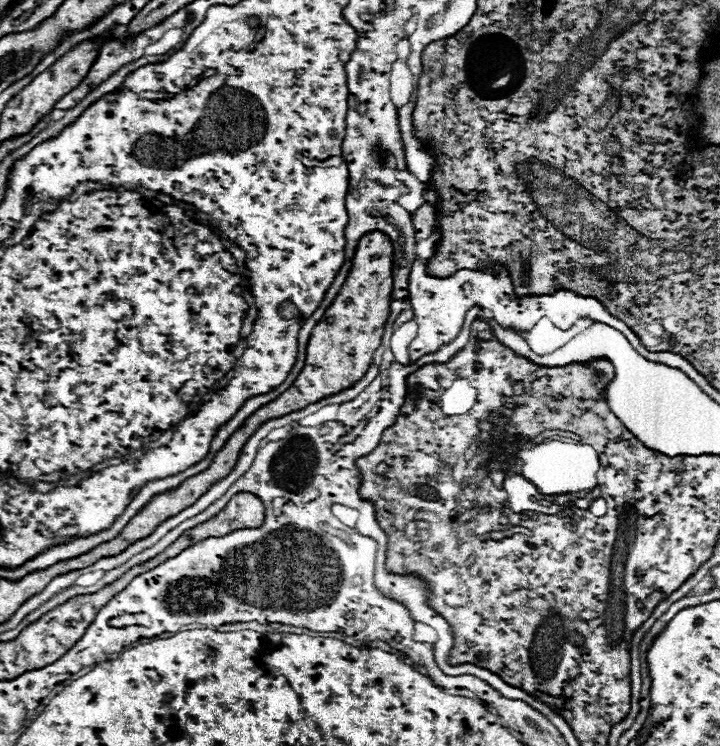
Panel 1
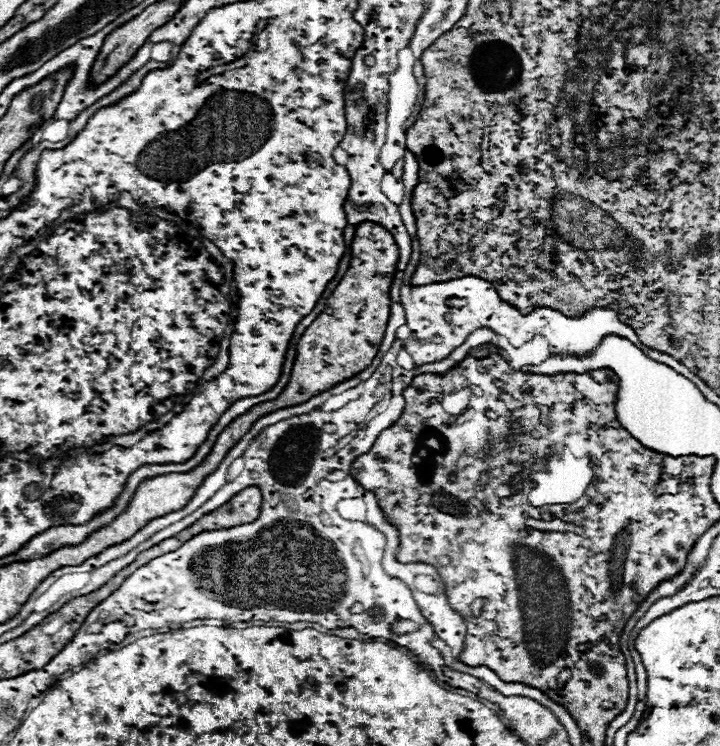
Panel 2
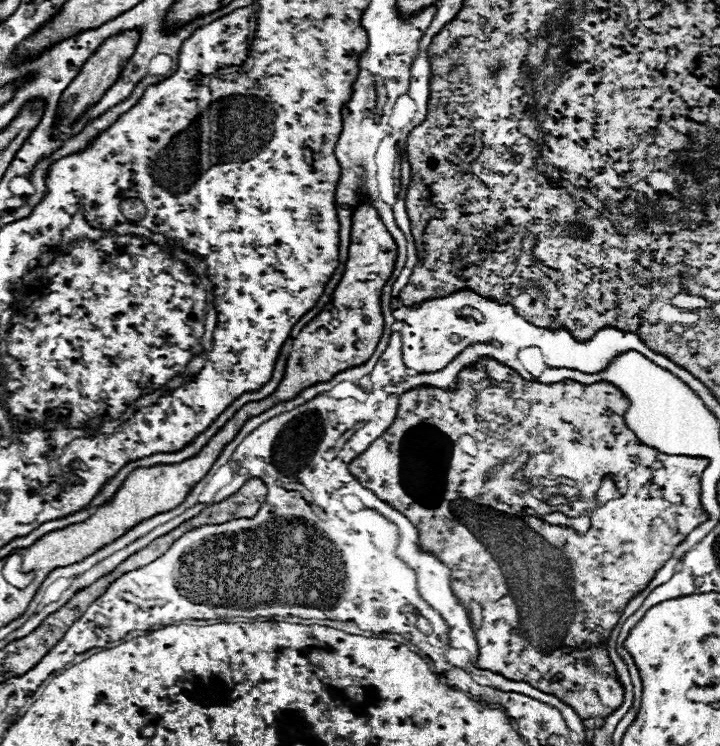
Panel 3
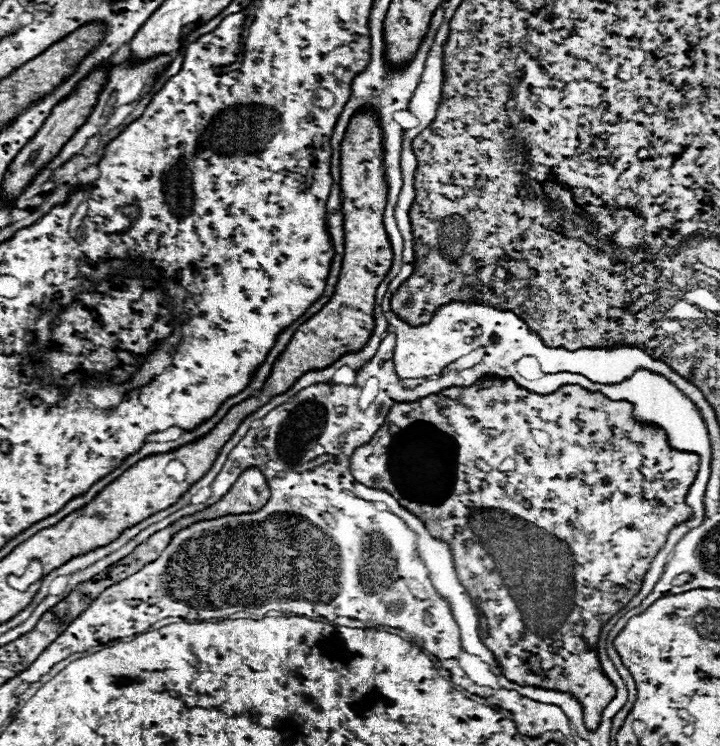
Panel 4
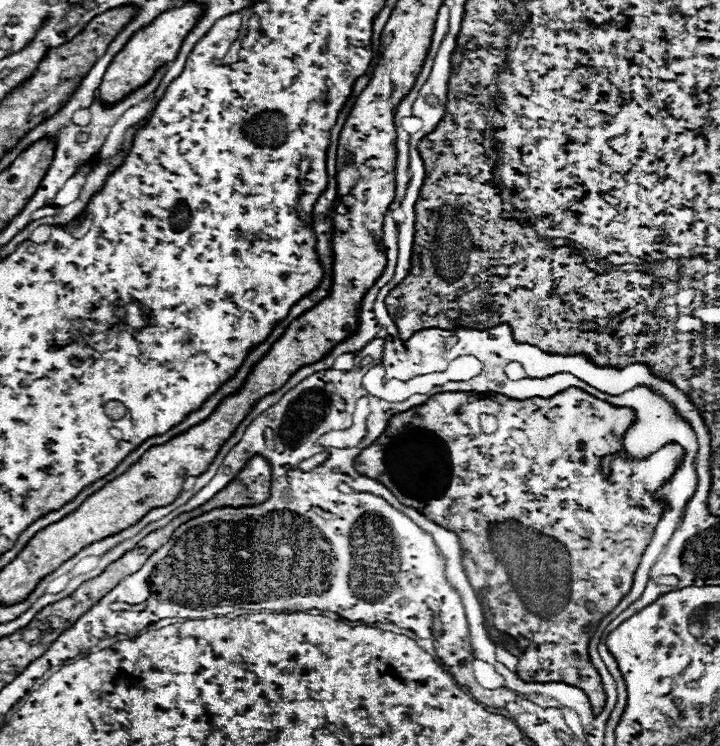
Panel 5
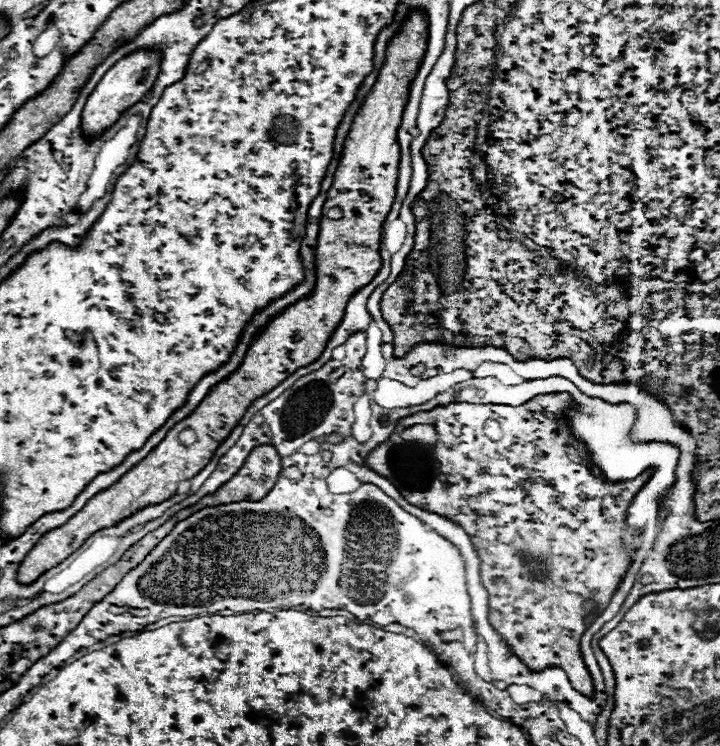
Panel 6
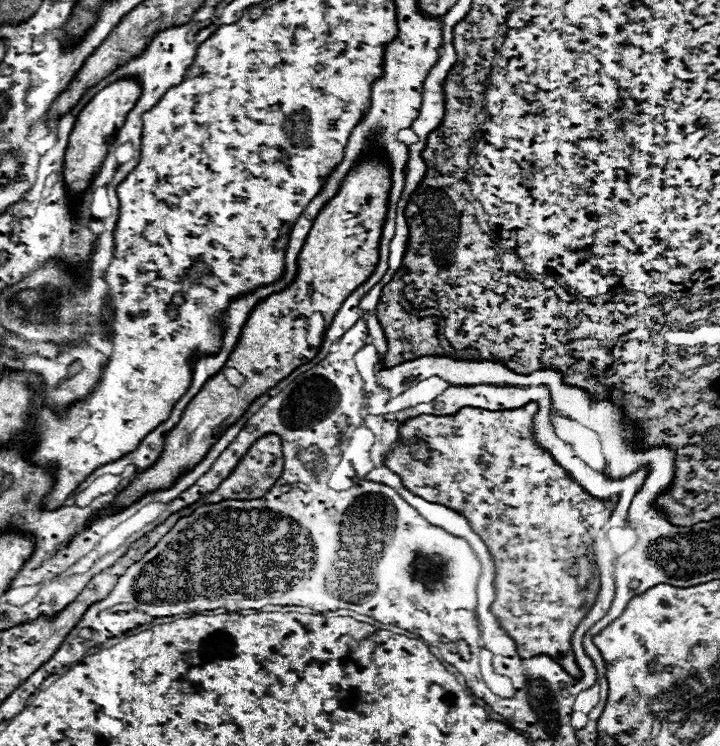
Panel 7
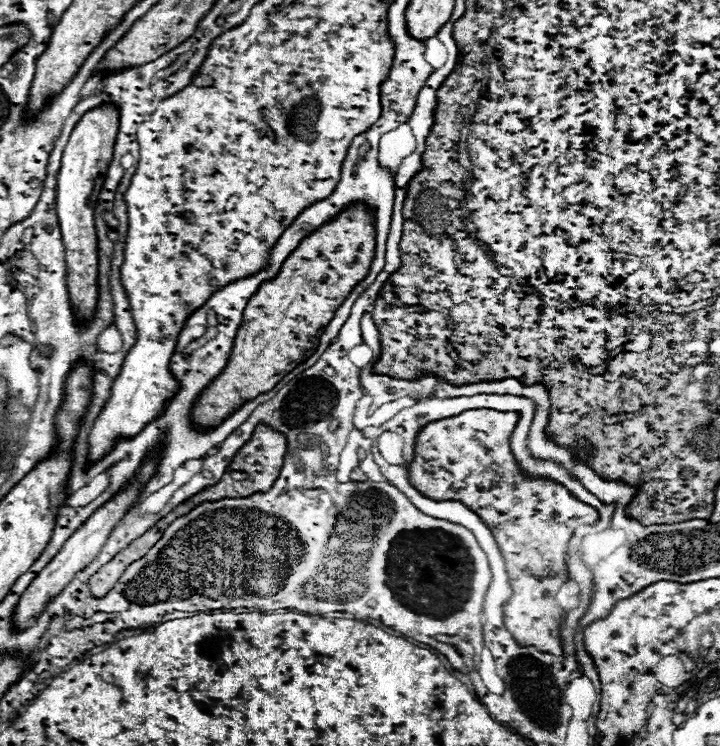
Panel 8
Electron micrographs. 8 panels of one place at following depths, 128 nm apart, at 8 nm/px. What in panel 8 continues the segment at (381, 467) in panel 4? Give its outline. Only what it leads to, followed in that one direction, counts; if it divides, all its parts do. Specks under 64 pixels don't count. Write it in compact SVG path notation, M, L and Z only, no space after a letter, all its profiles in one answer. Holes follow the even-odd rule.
M466 410L458 416L432 422L422 428L416 442L416 456L410 466L412 484L432 500L460 500L472 508L496 536L500 552L506 562L506 570L512 584L512 598L504 606L504 624L522 646L536 646L538 650L562 656L558 618L562 608L556 604L556 592L566 582L564 552L572 532L582 524L594 524L598 512L578 502L564 486L548 480L524 478L514 462L508 446L508 436L514 430L518 414L496 410Z

